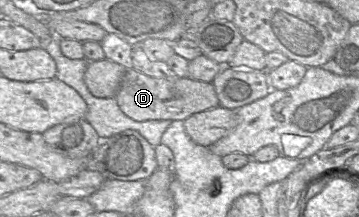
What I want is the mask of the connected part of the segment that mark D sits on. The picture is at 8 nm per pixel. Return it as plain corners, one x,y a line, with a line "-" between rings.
135,68
126,71
115,98
123,113
135,121
185,120
195,113
219,106
212,82
202,82
190,77
155,78

